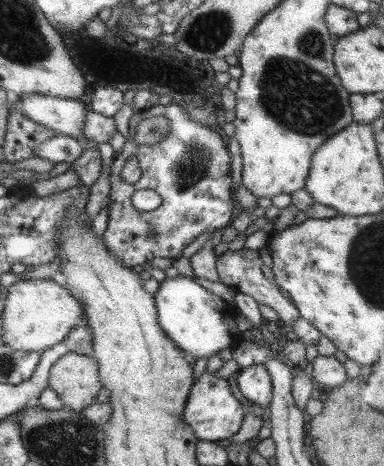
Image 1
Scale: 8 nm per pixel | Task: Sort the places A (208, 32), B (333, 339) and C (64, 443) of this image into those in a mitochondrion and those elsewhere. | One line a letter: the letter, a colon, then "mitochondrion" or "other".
A: mitochondrion
B: other
C: mitochondrion

